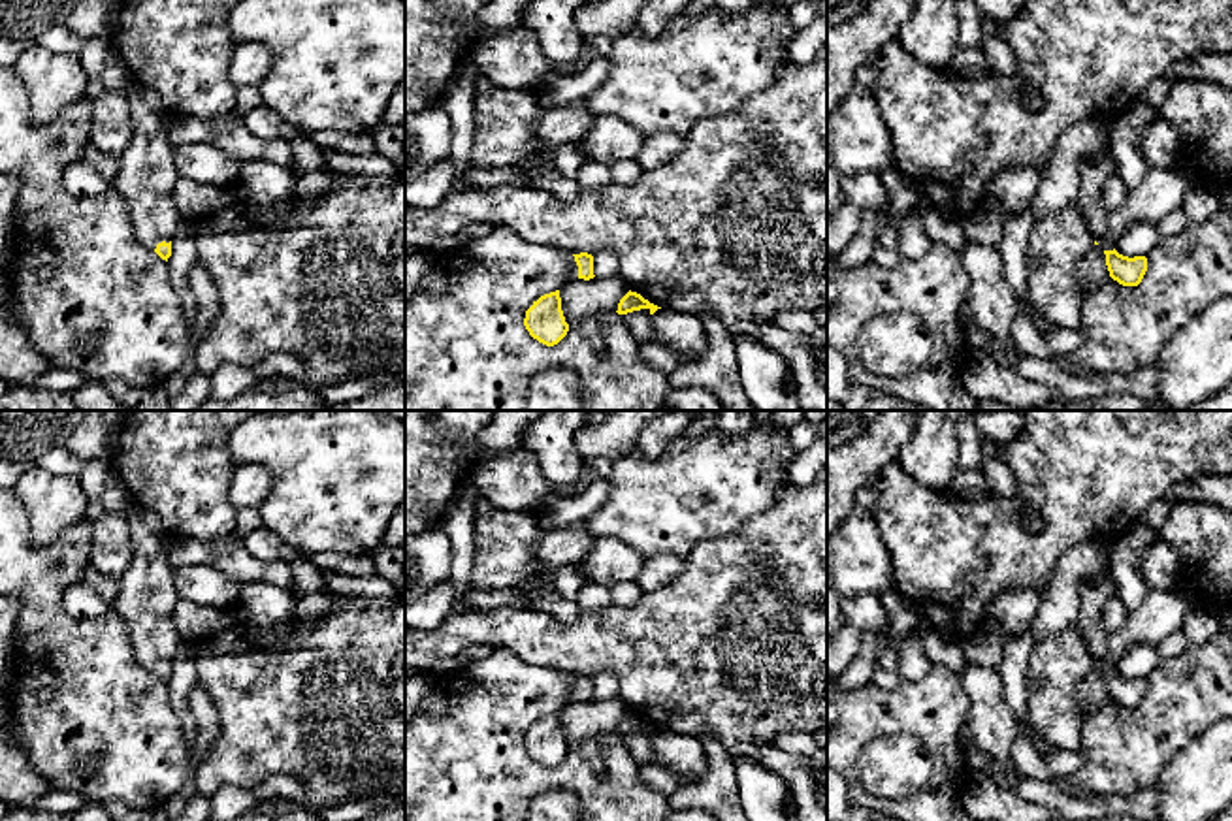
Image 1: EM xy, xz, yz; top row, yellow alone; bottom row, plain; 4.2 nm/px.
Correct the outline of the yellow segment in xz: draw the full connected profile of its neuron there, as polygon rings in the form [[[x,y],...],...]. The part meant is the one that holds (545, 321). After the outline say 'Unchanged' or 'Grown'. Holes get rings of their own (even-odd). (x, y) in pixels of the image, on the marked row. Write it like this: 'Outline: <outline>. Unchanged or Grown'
Outline: [[[559,290],[541,296],[526,311],[524,326],[533,339],[546,346],[558,345],[569,331],[561,311]]]. Unchanged

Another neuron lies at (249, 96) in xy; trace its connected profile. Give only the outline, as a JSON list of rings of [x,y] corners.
[[[258,87],[237,89],[237,102],[235,102],[235,109],[234,109],[235,113],[245,117],[249,111],[252,111],[258,105],[262,105],[262,94],[260,94]]]

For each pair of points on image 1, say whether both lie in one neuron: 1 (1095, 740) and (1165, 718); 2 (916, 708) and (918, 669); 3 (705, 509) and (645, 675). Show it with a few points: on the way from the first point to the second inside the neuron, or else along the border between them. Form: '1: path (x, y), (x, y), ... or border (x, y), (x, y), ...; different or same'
1: path (1112, 740), (1142, 740), (1148, 735); same
2: border (933, 665), (920, 678), (903, 680); different
3: border (728, 533), (703, 539), (684, 560); different

